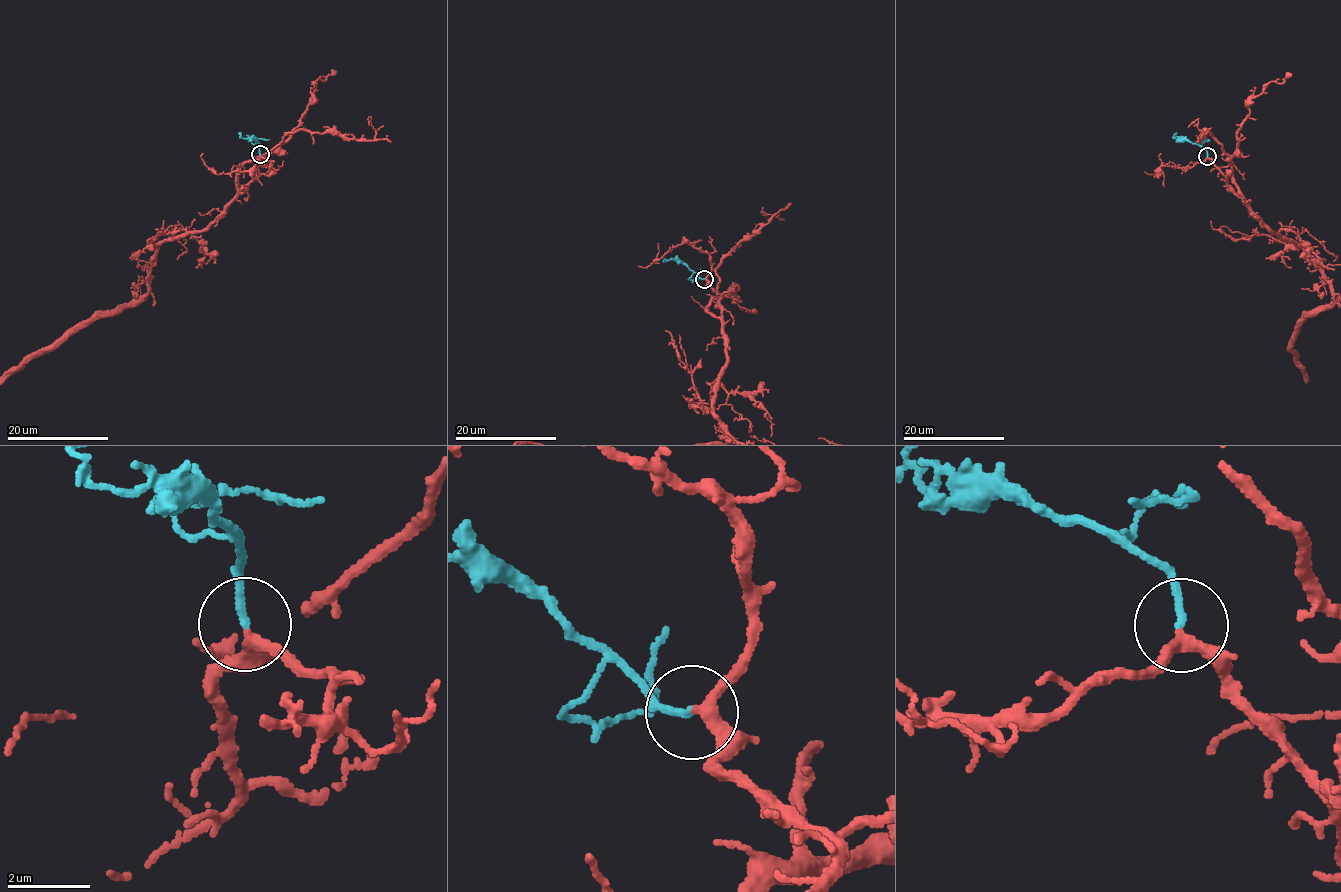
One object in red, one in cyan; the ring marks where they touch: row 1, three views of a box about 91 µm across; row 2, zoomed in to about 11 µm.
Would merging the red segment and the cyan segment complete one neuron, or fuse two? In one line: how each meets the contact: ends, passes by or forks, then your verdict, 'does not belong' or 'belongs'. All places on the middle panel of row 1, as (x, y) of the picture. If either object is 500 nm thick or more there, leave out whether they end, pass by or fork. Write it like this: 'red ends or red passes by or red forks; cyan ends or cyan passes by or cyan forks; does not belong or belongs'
red passes by; cyan ends; belongs

